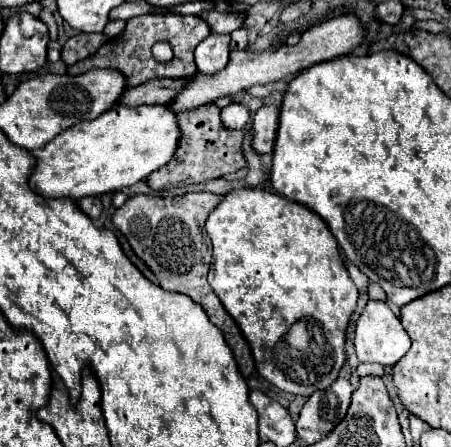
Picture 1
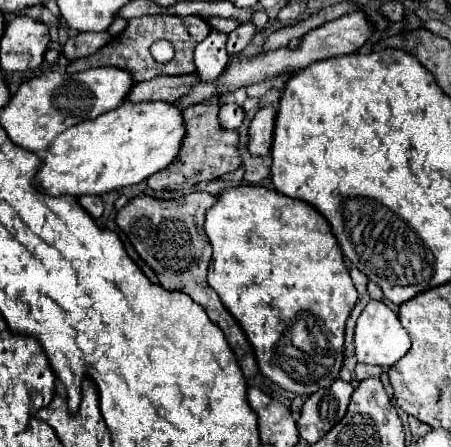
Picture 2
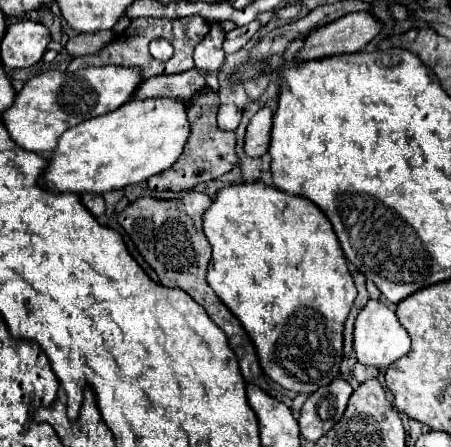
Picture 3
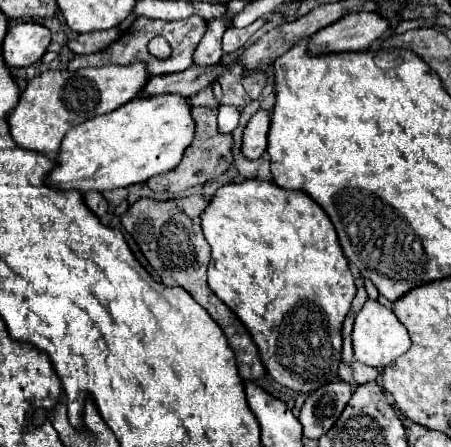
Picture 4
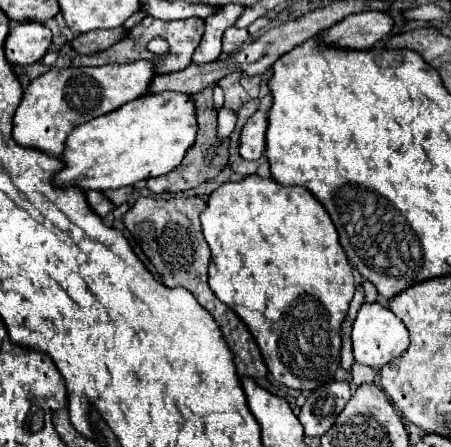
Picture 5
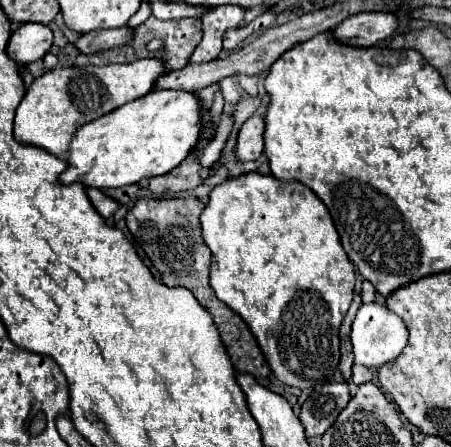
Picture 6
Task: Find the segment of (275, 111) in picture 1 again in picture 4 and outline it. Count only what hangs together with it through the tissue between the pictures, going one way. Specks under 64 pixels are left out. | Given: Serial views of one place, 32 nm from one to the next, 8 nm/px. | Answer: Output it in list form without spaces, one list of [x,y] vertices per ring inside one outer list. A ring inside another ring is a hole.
[[[258,110],[246,130],[244,130],[244,144],[242,144],[242,152],[246,158],[254,160],[254,158],[260,158],[268,146],[268,128],[270,128],[270,112],[268,110]]]

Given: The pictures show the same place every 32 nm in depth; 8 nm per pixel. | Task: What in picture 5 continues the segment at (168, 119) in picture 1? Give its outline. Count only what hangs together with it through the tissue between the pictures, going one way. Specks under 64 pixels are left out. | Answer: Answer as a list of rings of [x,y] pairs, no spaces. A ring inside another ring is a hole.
[[[178,92],[140,96],[110,114],[104,114],[100,118],[80,124],[76,130],[68,134],[68,144],[64,144],[64,156],[62,156],[64,166],[60,168],[60,172],[54,174],[54,184],[58,188],[76,186],[80,190],[102,192],[102,190],[116,190],[122,186],[132,186],[140,180],[168,174],[182,162],[186,150],[194,144],[196,130],[198,130],[198,124],[194,118],[194,102],[190,96],[178,94]]]

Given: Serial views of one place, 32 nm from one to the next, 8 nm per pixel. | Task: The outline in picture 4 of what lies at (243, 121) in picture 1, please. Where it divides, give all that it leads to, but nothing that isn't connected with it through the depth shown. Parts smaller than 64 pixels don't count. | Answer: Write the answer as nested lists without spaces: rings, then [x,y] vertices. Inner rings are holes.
[[[220,106],[220,112],[218,112],[218,130],[222,134],[230,134],[236,126],[238,126],[238,120],[240,120],[240,110],[234,108],[234,106]]]

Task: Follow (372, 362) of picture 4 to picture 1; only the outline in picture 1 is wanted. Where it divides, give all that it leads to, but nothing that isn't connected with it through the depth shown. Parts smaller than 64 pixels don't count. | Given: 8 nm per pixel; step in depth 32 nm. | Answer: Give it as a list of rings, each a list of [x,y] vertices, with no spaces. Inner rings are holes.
[[[368,300],[364,312],[356,320],[354,344],[356,344],[356,354],[360,362],[376,362],[376,364],[392,368],[410,350],[410,336],[406,334],[398,316],[388,308],[386,302]]]

